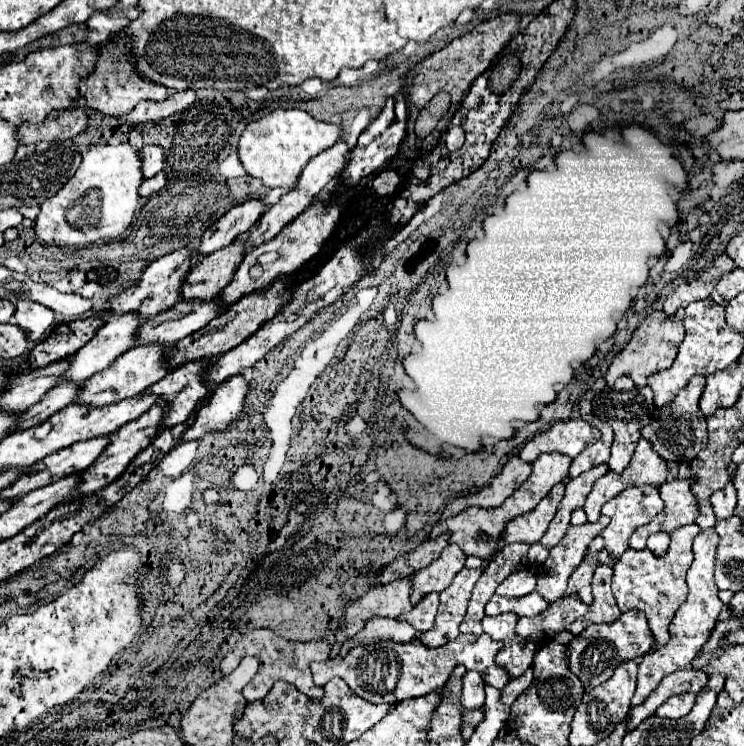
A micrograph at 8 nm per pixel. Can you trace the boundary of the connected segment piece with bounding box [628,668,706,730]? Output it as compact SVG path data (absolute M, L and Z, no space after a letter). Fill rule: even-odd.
M678 670L670 676L666 676L658 686L656 690L646 698L644 704L636 706L630 710L630 716L628 716L628 730L636 728L646 716L652 716L656 712L656 708L662 704L662 700L674 696L674 694L684 694L684 692L694 692L698 694L700 688L704 688L706 684L706 674L704 672L698 672L698 670Z

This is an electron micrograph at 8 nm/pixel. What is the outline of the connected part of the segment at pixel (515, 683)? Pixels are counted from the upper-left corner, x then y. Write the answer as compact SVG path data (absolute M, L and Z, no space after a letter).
M528 668L522 676L510 680L510 684L506 684L506 688L502 688L502 704L512 706L514 700L532 684L532 668Z

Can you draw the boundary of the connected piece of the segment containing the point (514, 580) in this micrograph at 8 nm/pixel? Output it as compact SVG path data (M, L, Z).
M524 570L524 572L510 574L496 588L496 594L506 596L506 598L520 598L520 596L526 596L526 594L534 592L534 588L536 588L536 576L532 572L528 572L528 570Z

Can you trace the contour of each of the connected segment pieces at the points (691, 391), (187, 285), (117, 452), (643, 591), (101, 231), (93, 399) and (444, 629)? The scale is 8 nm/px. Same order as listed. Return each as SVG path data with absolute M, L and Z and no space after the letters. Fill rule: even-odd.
M694 376L688 382L688 386L682 392L678 392L676 400L658 408L652 420L642 428L642 436L652 444L654 452L662 456L666 462L672 462L672 464L692 462L698 456L698 452L706 448L706 440L708 440L706 438L706 418L698 408L702 390L704 390L704 378Z
M234 242L230 244L230 248L222 248L218 252L212 252L210 256L204 256L194 264L188 278L184 280L184 286L180 290L182 298L210 300L218 296L222 288L230 284L230 276L234 276L246 252L248 248L244 242Z
M166 402L154 404L154 408L150 408L148 412L144 412L138 420L132 420L130 424L124 424L118 432L114 432L110 436L110 444L102 452L102 456L98 456L96 462L88 470L80 472L82 482L78 486L78 494L82 494L82 496L94 494L100 488L104 488L106 484L110 484L114 478L118 478L126 470L126 466L130 464L130 460L134 460L134 456L138 456L138 452L142 452L142 448L148 448L150 440L154 440L154 436L158 436L158 432L162 430L162 420L164 420L164 414L166 414L166 406L168 406Z
M696 524L682 526L670 534L672 542L666 556L654 556L648 548L646 550L632 550L628 548L620 560L614 564L614 578L612 578L612 592L618 600L620 612L630 608L638 608L646 614L650 630L658 644L668 642L668 624L672 622L676 610L686 602L688 588L686 588L686 572L692 564L692 542L698 536L700 528Z
M130 144L118 146L88 146L82 150L82 164L76 174L50 200L40 206L36 218L36 236L50 246L90 246L104 240L114 240L126 232L140 200L138 186L142 184L140 158Z
M142 344L142 348L130 348L128 352L118 356L112 366L84 380L84 392L78 398L78 402L88 406L106 406L142 394L146 388L150 388L154 382L162 380L162 376L170 372L170 368L162 364L162 356L166 356L166 348L158 348L158 344Z
M464 568L454 576L450 586L440 592L440 606L438 606L438 614L436 614L436 624L426 634L420 634L420 640L426 646L430 646L430 648L444 646L446 642L454 640L460 634L458 626L464 620L472 588L474 588L476 580L480 578L480 574L482 574L482 568L480 570Z

